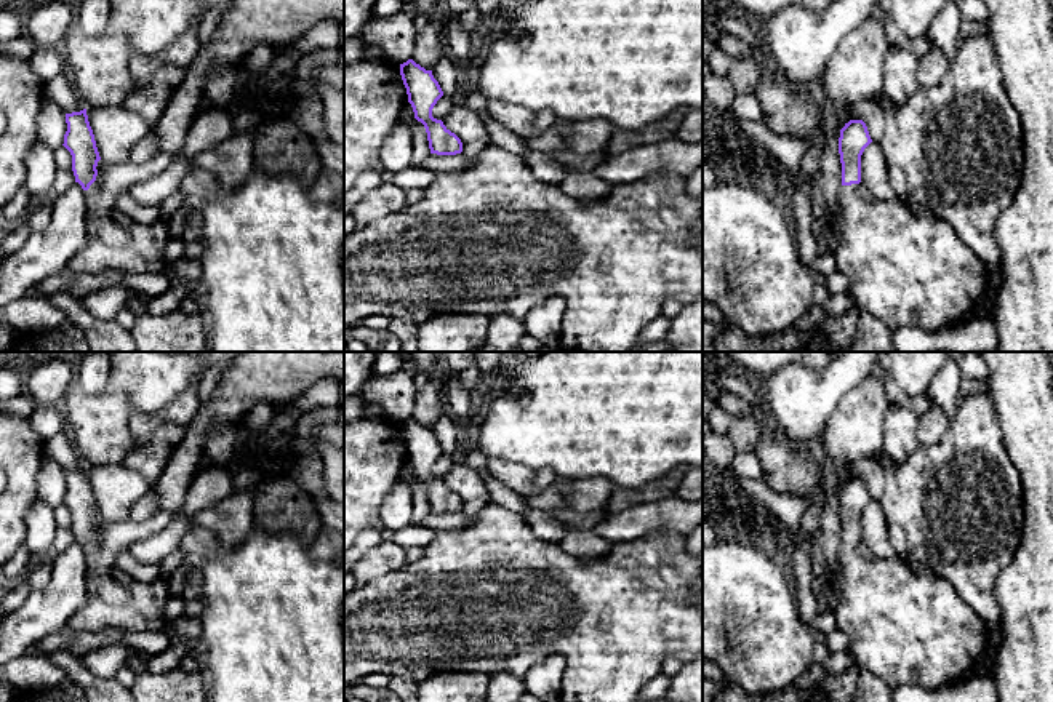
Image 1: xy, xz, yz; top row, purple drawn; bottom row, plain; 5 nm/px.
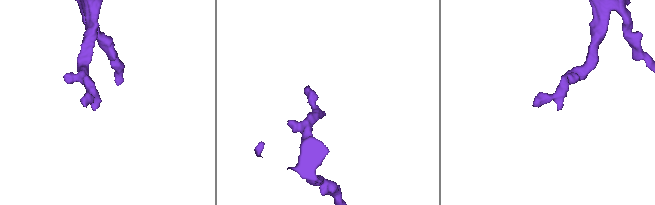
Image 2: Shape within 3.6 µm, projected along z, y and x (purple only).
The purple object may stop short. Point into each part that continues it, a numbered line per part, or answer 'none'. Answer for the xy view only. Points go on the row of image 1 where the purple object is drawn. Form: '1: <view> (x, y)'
1: xy (138, 248)

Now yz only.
1: yz (911, 271)

